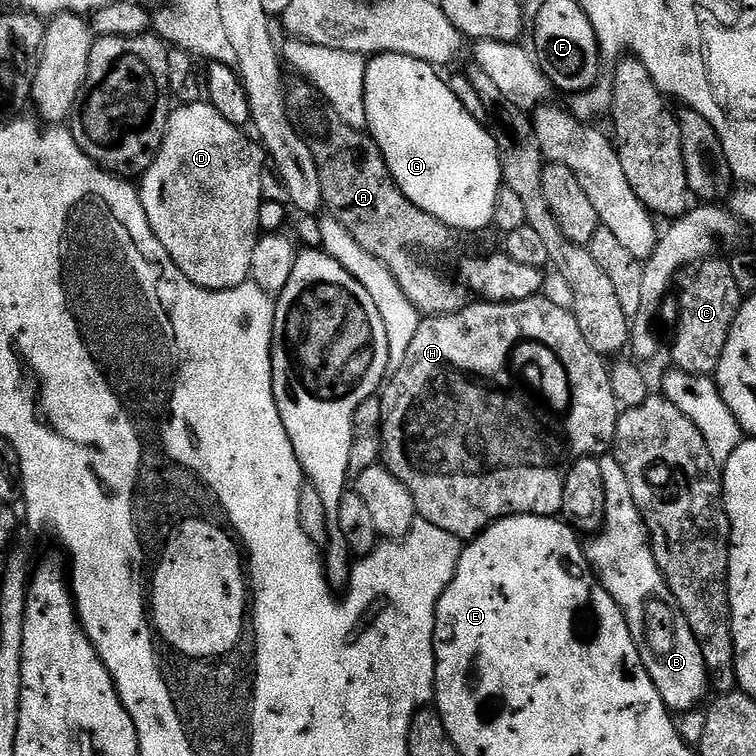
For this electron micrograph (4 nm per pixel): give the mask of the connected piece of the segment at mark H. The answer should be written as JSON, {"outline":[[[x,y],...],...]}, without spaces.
{"outline":[[[541,294],[534,298],[526,298],[522,302],[505,304],[472,302],[476,304],[469,303],[445,316],[421,319],[402,366],[383,385],[380,396],[382,422],[378,433],[383,467],[388,468],[390,474],[394,474],[394,478],[398,478],[402,486],[406,486],[406,490],[410,490],[410,498],[414,498],[419,519],[438,526],[438,530],[446,530],[446,534],[456,537],[461,542],[471,541],[497,520],[505,520],[507,516],[559,517],[564,510],[562,494],[572,464],[581,460],[583,456],[599,457],[615,445],[616,427],[622,409],[614,398],[614,390],[610,390],[609,365],[605,357],[599,356],[590,348],[571,311],[565,305],[563,308],[546,297],[547,295]]]}

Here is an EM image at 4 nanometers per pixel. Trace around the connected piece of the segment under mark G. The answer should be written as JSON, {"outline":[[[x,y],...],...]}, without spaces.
{"outline":[[[386,54],[385,56],[371,57],[367,61],[367,66],[366,86],[364,87],[366,118],[368,119],[367,131],[372,139],[376,141],[376,145],[379,146],[382,155],[384,155],[386,166],[394,178],[394,182],[402,190],[402,194],[406,194],[406,198],[410,198],[410,202],[414,202],[414,206],[418,206],[418,210],[426,210],[426,214],[438,218],[447,228],[453,229],[457,233],[480,232],[484,227],[487,226],[488,228],[493,223],[492,215],[495,210],[495,200],[498,198],[502,187],[499,156],[493,133],[481,121],[475,120],[462,106],[462,102],[458,102],[458,98],[454,98],[454,94],[448,85],[448,80],[445,77],[440,77],[436,73],[439,71],[433,65],[422,62],[418,58],[410,58],[402,54]]]}

